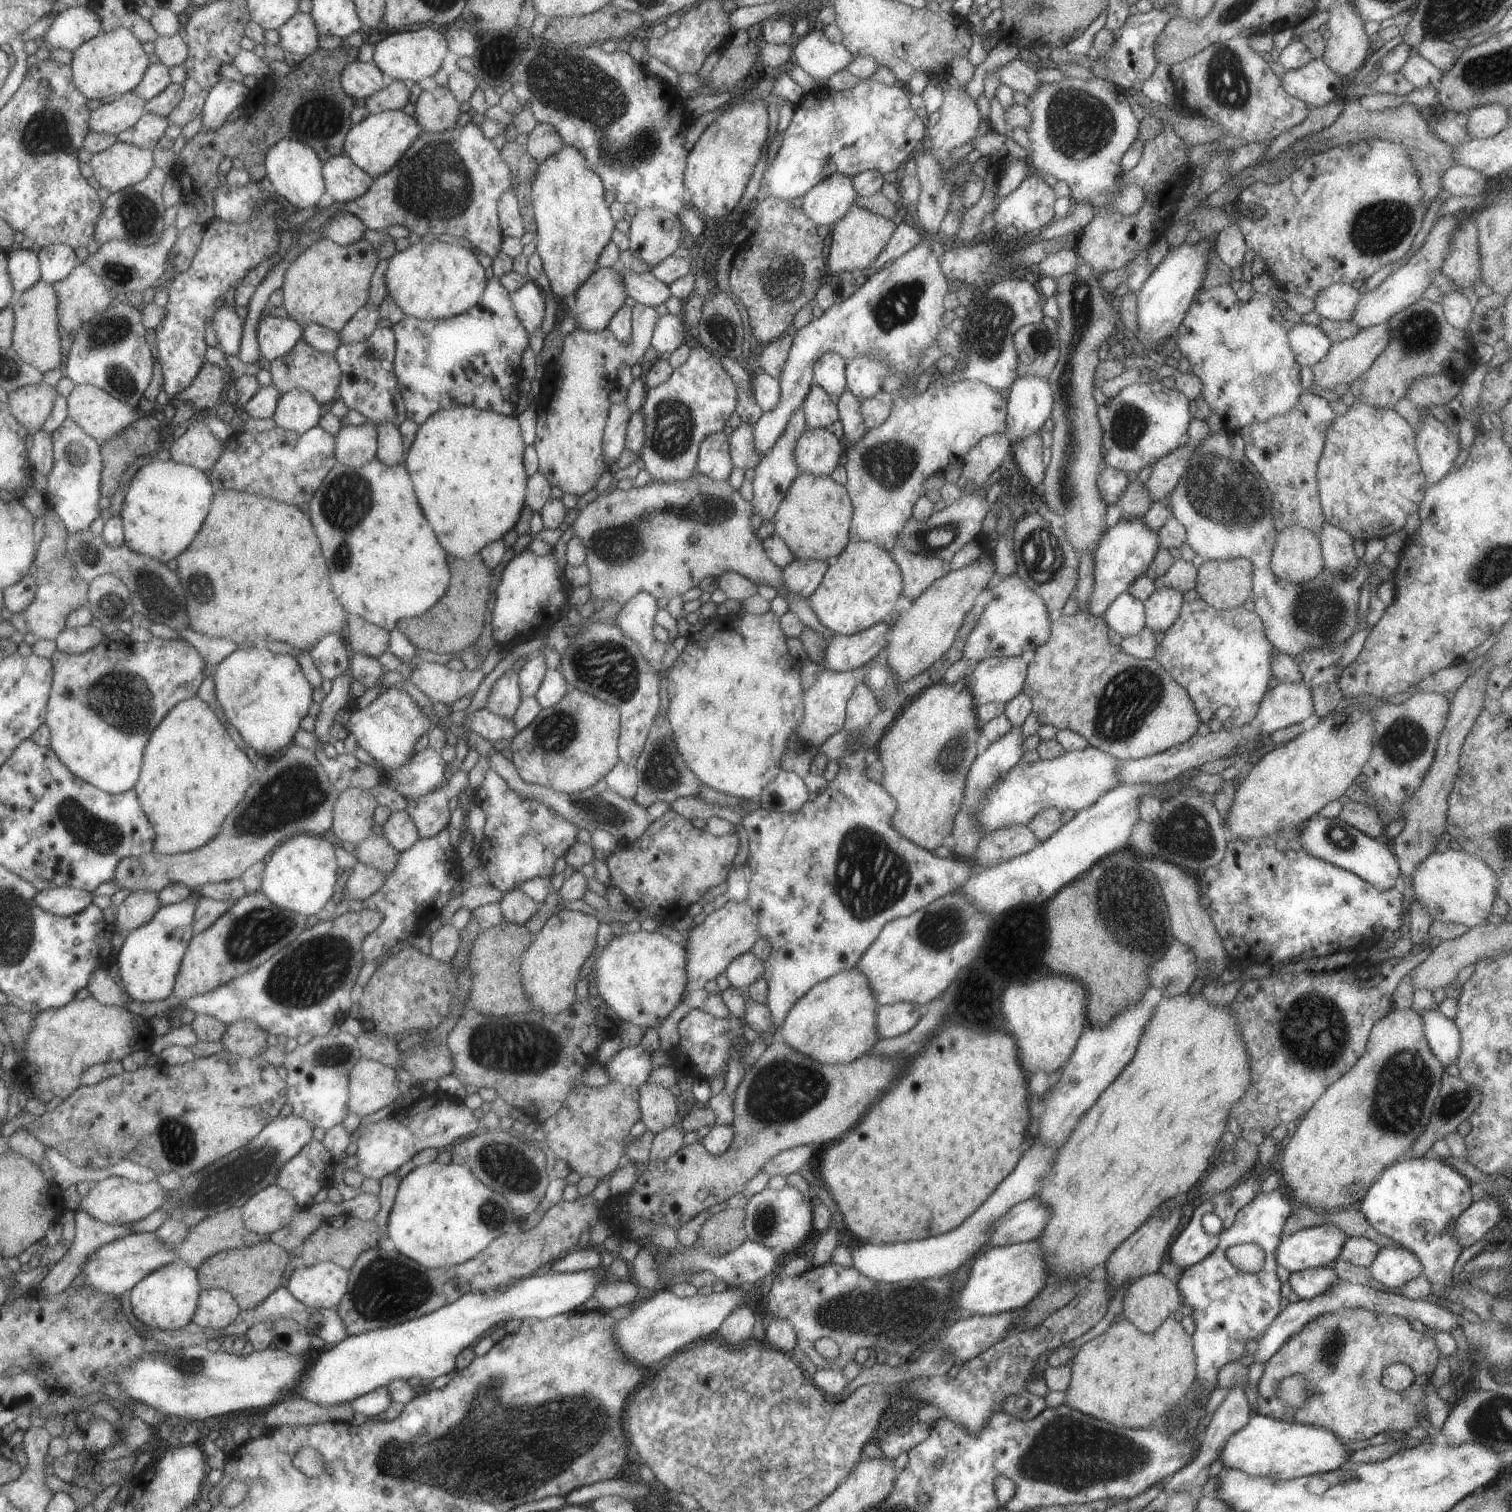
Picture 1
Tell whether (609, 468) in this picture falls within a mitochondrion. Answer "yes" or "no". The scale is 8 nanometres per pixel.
no

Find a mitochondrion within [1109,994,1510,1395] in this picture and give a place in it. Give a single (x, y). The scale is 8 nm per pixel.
(1399, 1103)

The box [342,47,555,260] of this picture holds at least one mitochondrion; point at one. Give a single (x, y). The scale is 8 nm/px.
(436, 182)

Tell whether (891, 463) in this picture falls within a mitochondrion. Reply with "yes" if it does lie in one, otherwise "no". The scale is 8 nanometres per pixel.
yes

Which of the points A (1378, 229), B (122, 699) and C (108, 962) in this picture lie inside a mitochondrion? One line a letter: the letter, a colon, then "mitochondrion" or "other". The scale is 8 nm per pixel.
A: mitochondrion
B: mitochondrion
C: other

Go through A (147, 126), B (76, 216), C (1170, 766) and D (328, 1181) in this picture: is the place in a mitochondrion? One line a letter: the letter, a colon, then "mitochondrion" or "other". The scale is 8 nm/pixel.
A: other
B: other
C: other
D: other

